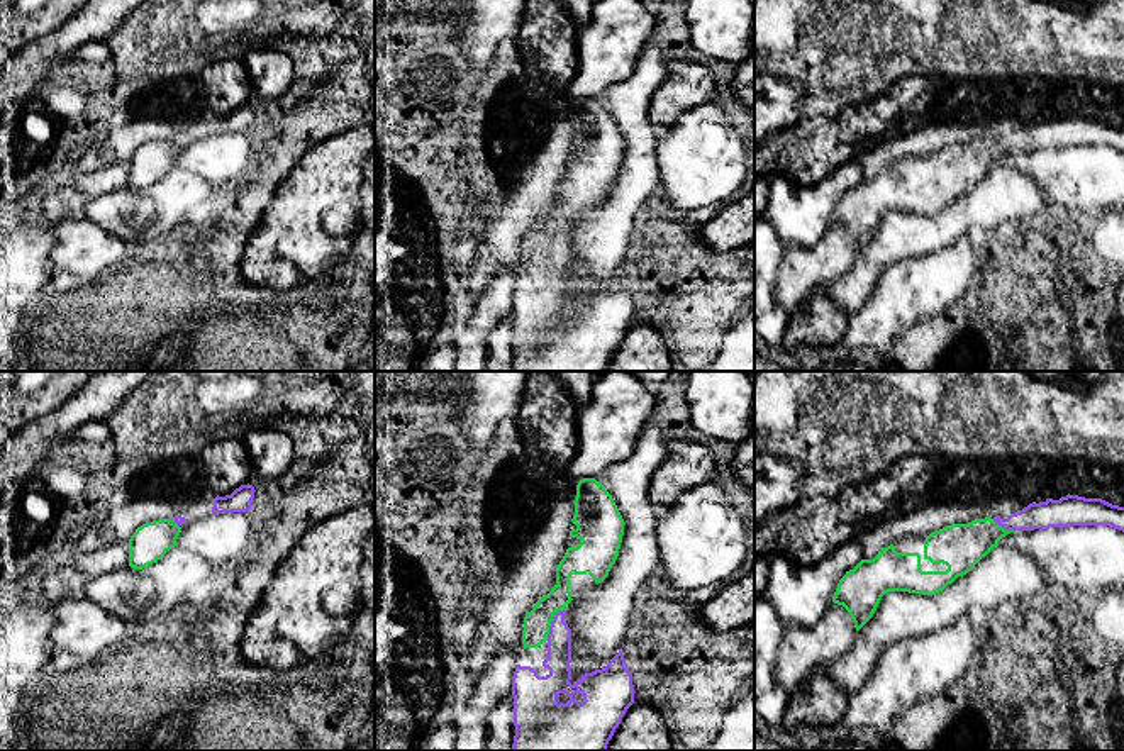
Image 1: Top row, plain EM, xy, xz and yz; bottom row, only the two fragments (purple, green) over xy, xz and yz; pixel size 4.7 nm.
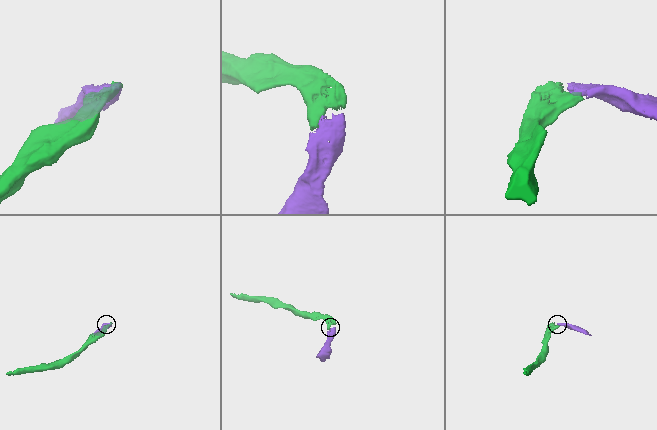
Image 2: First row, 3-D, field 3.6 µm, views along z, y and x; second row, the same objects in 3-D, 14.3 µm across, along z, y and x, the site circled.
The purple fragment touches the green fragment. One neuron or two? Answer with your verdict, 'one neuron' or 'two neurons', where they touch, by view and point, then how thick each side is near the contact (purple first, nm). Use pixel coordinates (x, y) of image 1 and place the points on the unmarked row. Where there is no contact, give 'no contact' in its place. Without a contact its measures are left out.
one neuron; contact xz (551, 244); calibres 120 and 130 nm

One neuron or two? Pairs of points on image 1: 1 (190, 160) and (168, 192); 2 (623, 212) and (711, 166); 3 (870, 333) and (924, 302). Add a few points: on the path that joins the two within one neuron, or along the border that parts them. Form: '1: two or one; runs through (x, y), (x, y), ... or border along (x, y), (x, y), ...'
1: two; border along (177, 165), (197, 173), (205, 182)
2: two; border along (655, 148), (660, 187)
3: one; runs through (884, 319), (901, 302), (911, 302)

